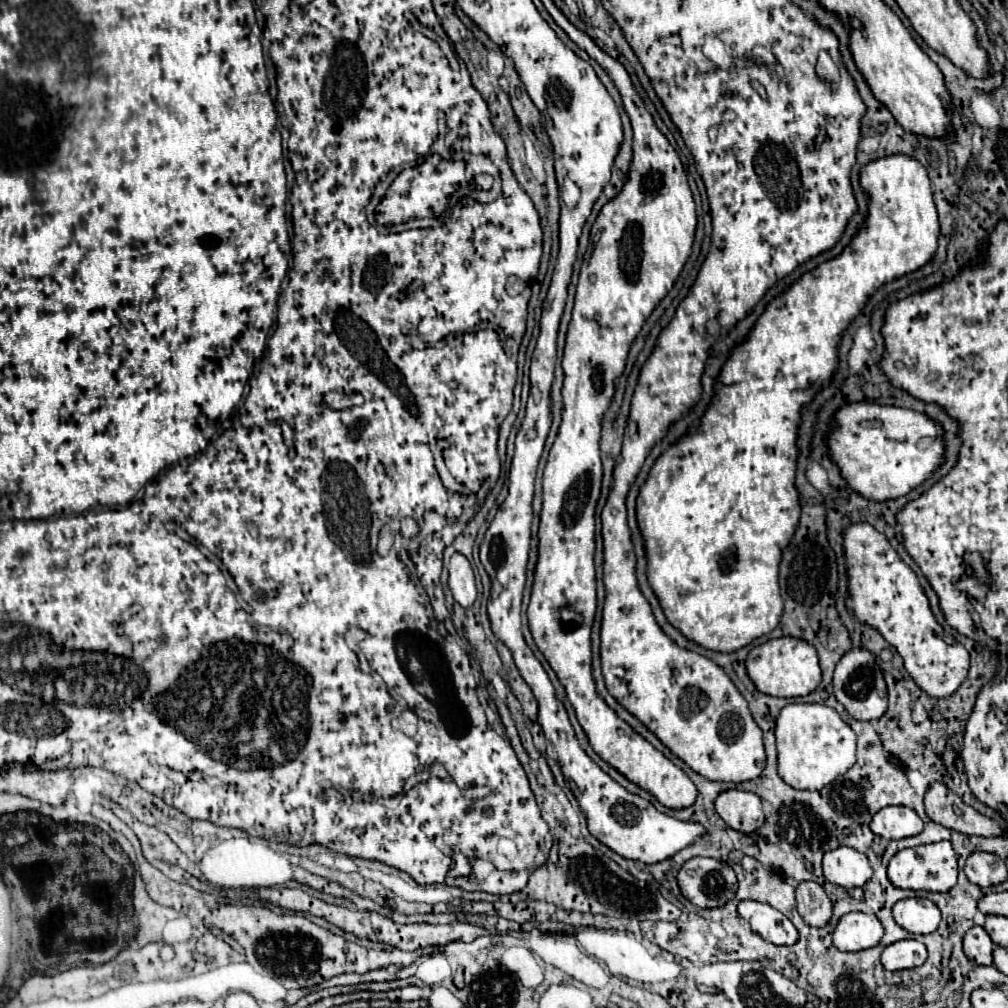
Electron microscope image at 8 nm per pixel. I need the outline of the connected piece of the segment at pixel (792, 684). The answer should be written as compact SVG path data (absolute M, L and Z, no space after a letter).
M780 637L780 639L770 639L762 645L756 645L748 657L746 657L746 669L754 685L774 697L800 697L812 693L820 681L822 681L822 671L818 663L818 653L810 643L804 639L794 639L794 637Z

